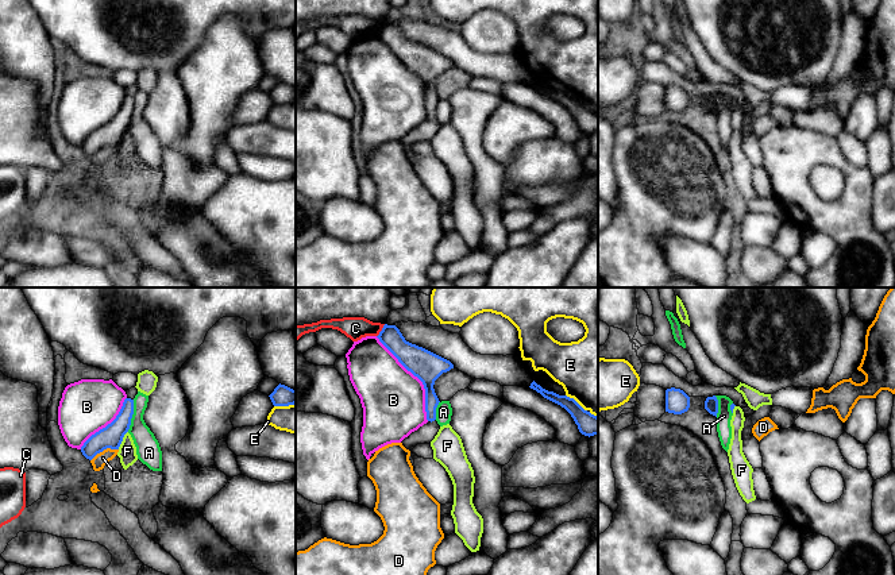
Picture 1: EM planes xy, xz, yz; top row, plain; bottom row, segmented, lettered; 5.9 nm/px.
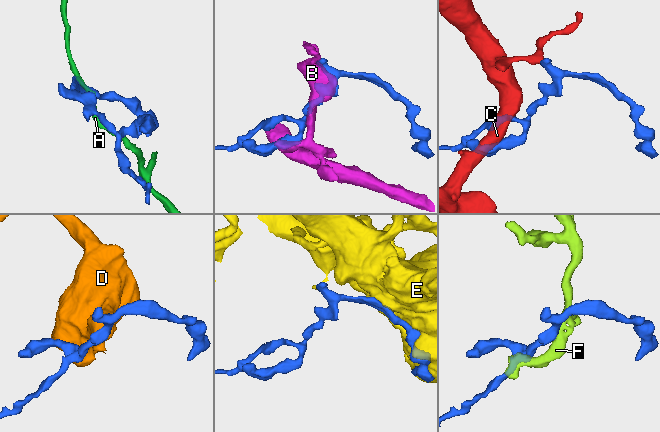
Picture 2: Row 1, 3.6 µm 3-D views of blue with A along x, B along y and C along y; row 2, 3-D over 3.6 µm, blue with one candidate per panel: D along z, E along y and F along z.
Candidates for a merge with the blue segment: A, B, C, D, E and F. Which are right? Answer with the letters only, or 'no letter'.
no letter

